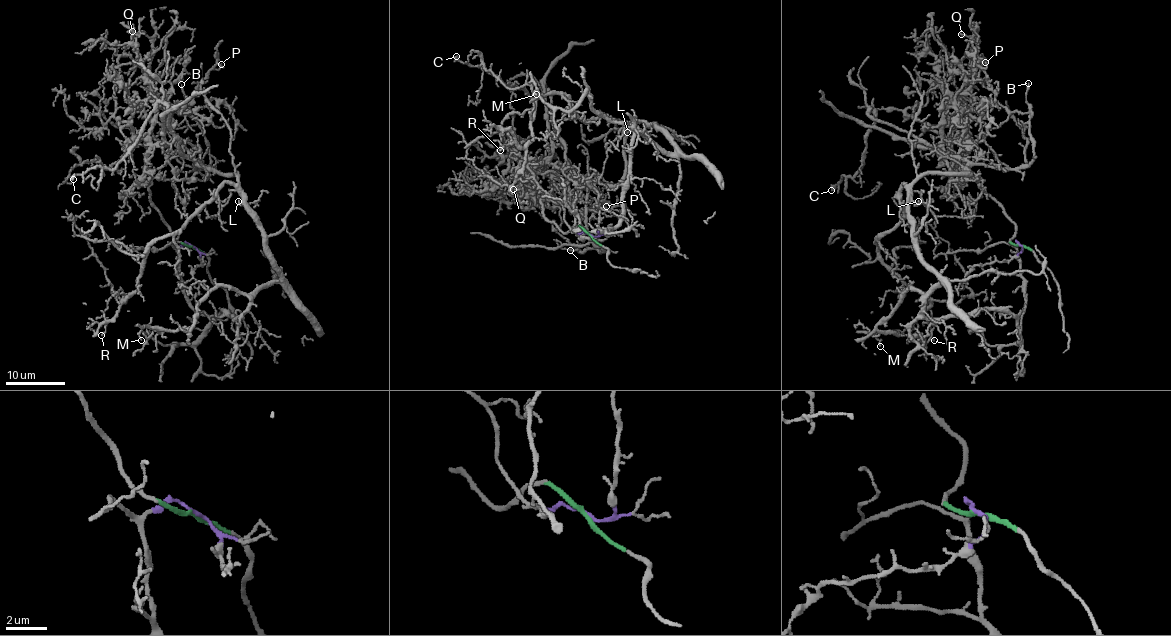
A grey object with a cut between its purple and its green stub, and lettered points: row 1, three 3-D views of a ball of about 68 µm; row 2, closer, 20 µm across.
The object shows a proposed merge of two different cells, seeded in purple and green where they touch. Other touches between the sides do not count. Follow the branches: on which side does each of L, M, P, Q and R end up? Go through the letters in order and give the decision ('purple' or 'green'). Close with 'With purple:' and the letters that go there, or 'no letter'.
L: purple
M: purple
P: green
Q: green
R: purple
With purple: L, M, R

